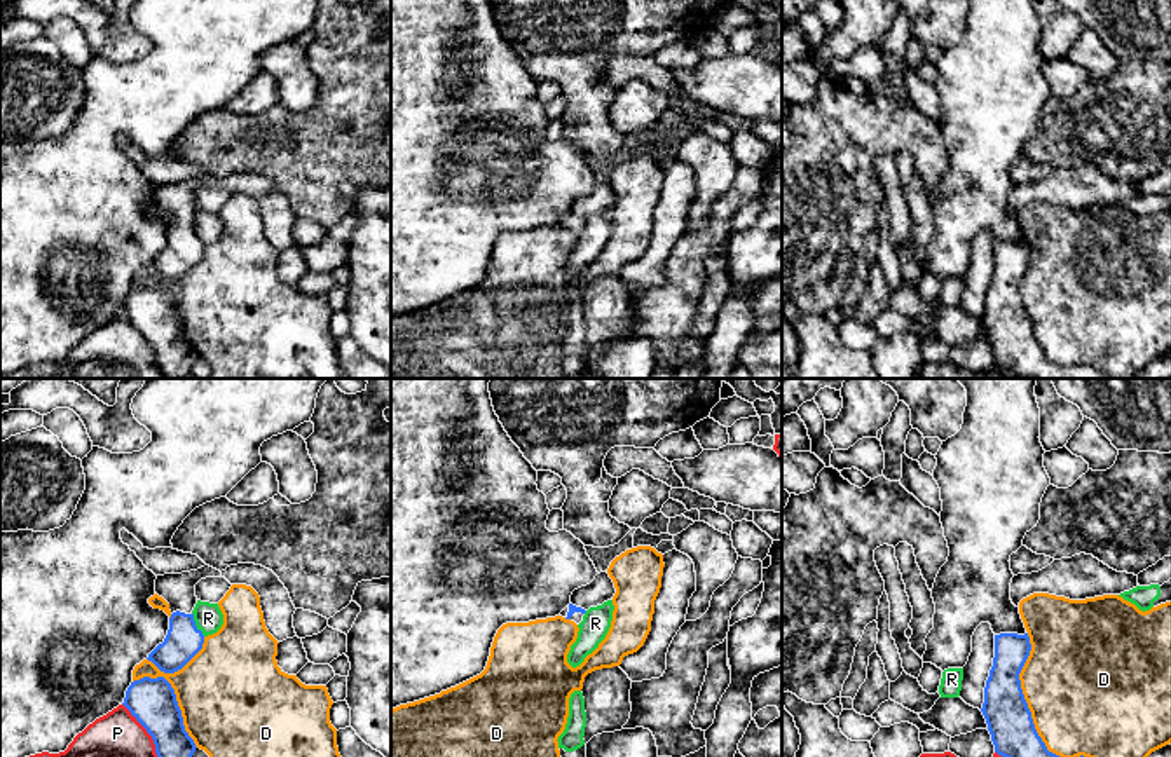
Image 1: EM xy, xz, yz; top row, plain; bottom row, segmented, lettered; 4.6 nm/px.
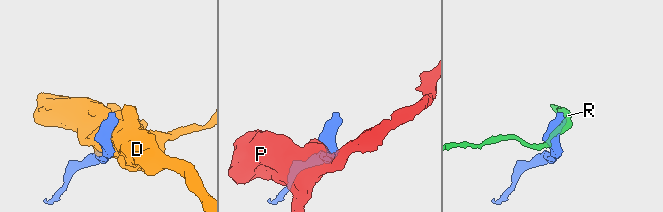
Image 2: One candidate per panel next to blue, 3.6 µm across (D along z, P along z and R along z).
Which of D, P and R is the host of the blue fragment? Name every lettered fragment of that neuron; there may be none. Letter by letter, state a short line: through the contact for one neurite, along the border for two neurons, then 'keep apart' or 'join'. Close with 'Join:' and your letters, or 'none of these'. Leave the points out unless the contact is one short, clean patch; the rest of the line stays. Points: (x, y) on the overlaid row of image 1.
D: keep apart
P: line xy (123, 703), (150, 736), (157, 756); keep apart
R: line xy (192, 613), (194, 625), (205, 635); keep apart
Join: none of these

